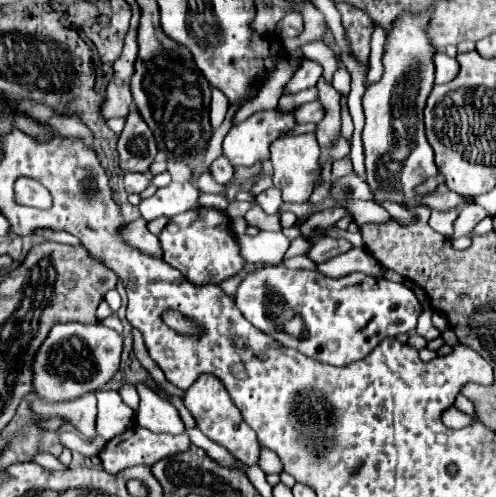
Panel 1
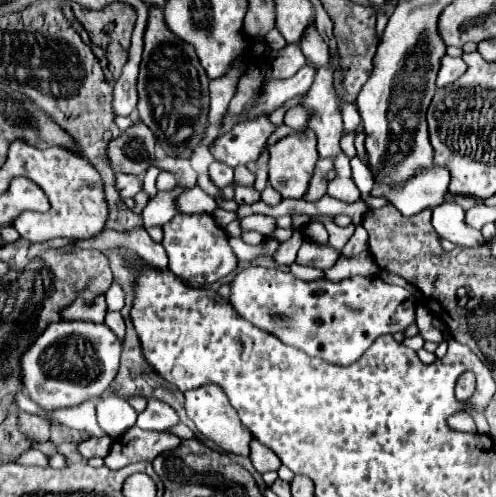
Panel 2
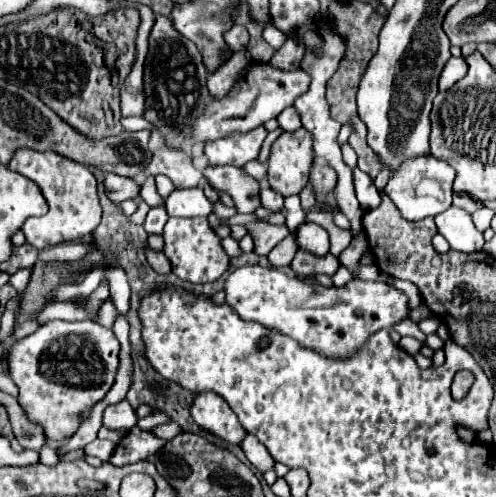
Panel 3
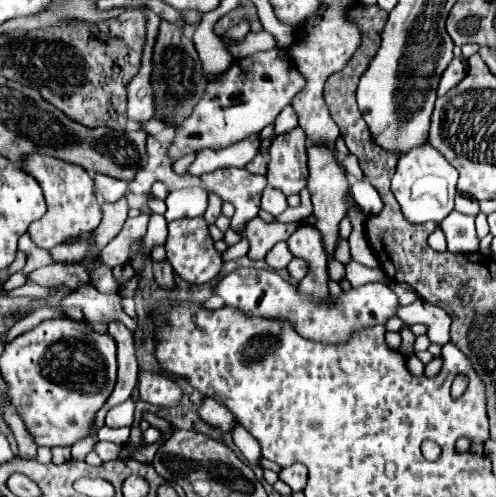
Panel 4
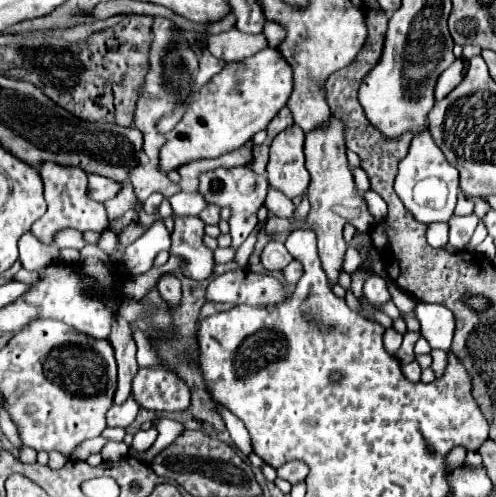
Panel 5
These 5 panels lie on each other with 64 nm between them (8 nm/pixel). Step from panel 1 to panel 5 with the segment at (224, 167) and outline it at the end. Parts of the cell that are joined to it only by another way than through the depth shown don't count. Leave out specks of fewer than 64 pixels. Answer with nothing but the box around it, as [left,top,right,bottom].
[198,166,268,248]

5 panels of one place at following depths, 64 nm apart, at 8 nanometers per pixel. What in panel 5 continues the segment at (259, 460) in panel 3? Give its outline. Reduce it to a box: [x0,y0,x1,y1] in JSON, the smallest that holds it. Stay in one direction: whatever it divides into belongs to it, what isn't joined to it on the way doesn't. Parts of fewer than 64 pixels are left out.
[220,408,254,456]

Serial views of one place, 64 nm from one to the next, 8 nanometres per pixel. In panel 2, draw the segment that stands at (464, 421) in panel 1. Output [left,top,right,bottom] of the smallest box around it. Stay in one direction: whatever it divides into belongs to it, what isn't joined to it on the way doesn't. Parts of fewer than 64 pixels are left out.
[448,412,476,432]

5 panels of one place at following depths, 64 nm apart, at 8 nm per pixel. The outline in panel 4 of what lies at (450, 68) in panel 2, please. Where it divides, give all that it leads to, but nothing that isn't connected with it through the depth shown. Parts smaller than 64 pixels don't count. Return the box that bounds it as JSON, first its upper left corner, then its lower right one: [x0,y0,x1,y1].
[438,58,466,96]

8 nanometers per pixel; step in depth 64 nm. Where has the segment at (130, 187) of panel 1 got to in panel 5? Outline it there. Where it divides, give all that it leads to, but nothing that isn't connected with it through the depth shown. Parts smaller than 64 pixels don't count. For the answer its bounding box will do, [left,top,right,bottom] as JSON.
[88,174,122,202]

